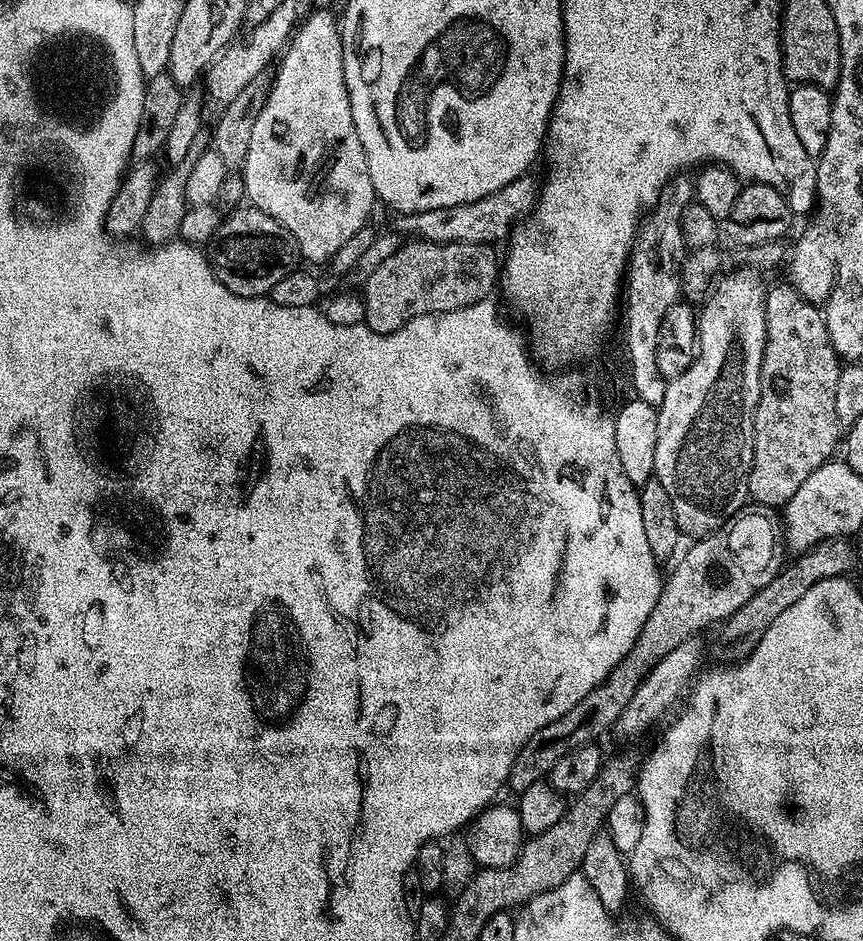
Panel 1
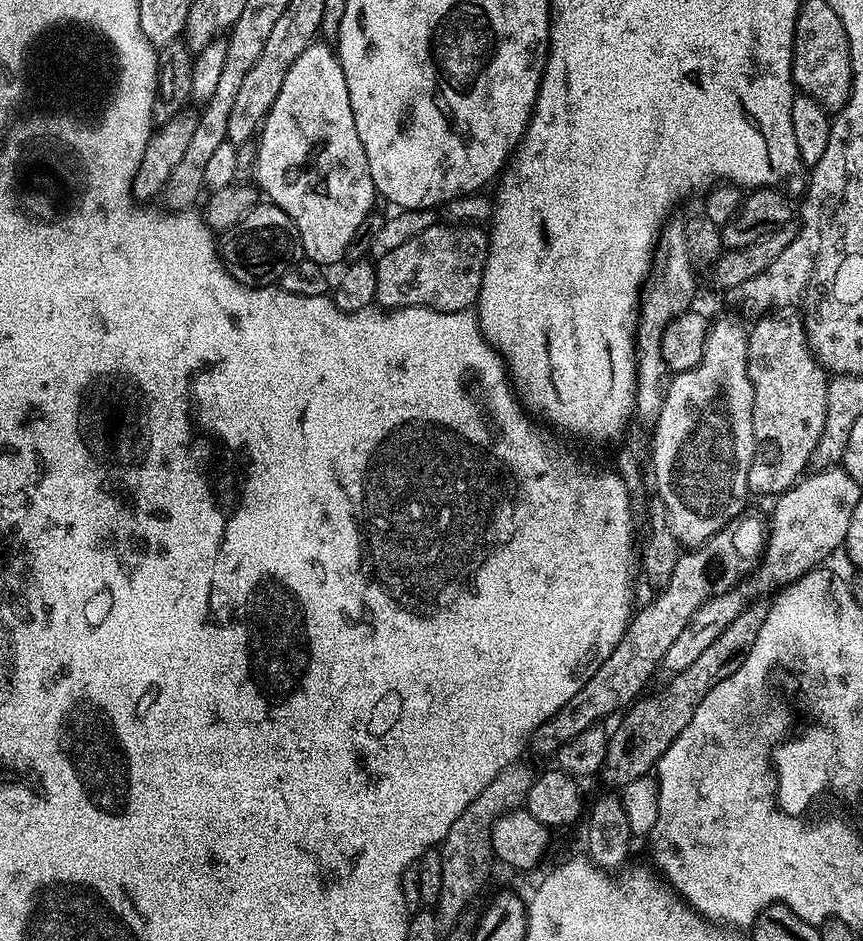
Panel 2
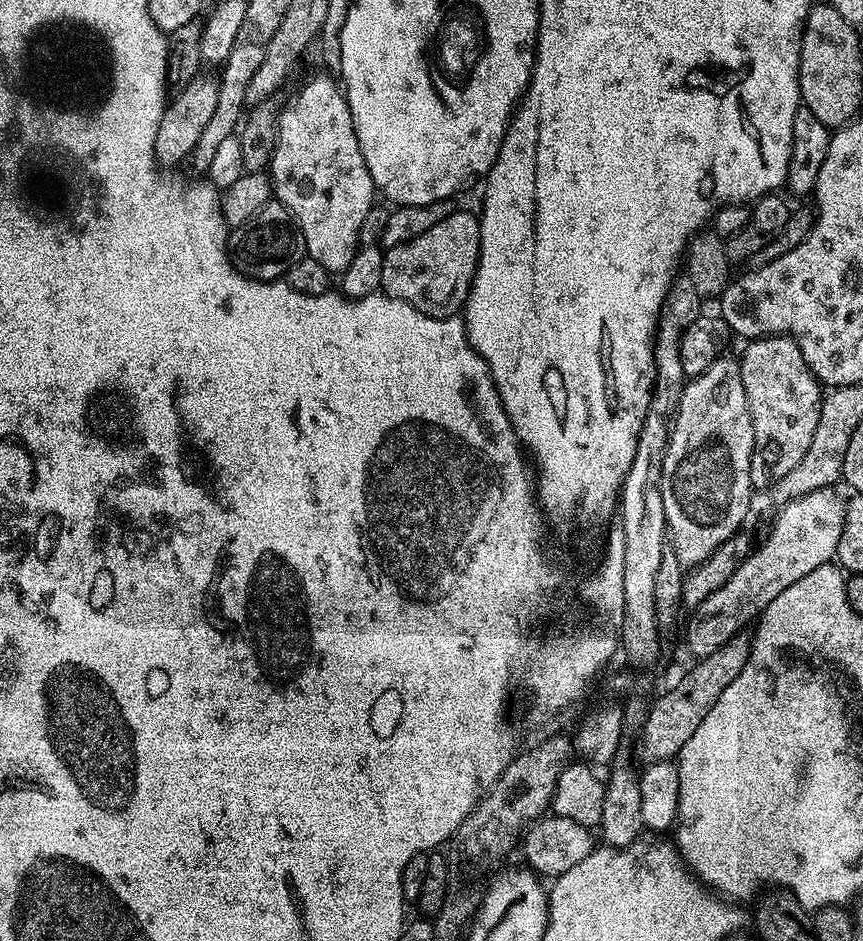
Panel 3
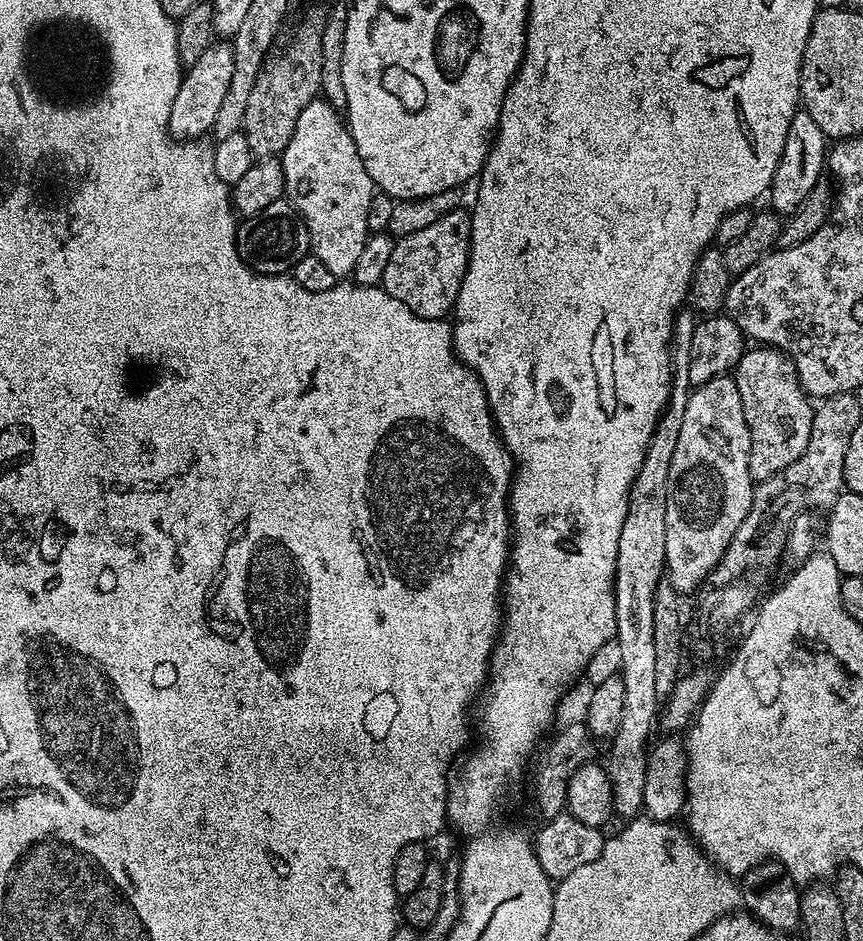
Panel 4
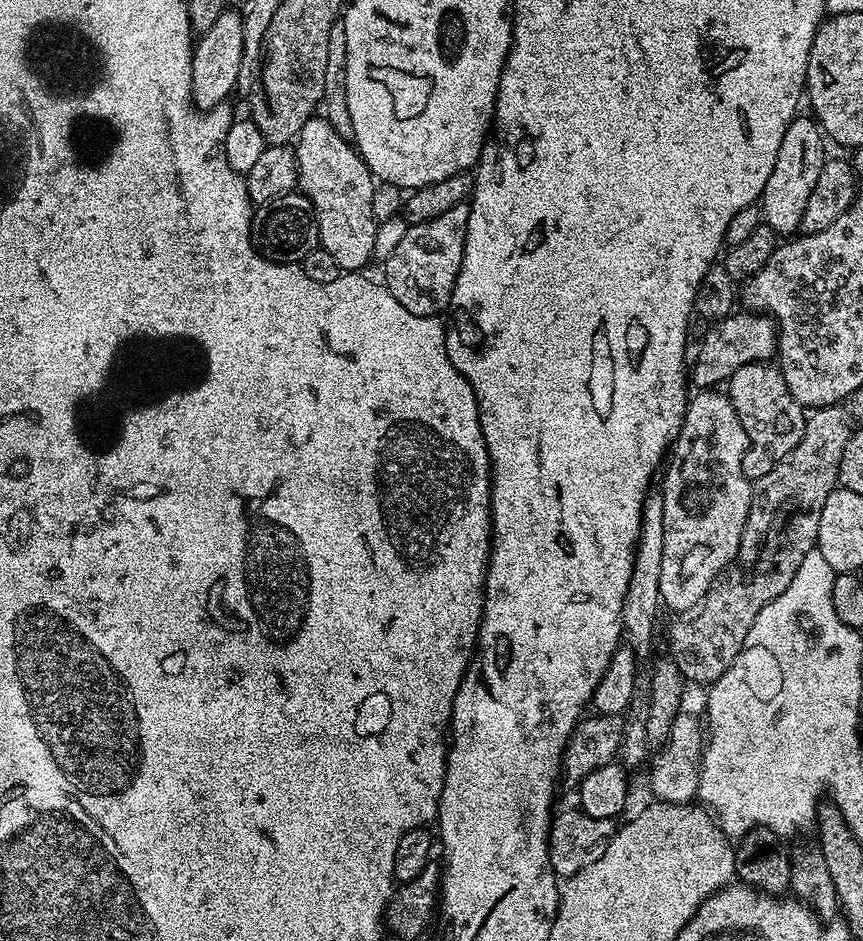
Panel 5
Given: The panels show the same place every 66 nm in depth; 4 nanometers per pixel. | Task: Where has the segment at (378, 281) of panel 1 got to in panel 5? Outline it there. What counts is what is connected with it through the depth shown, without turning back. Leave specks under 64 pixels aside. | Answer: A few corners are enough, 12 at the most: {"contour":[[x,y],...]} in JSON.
{"contour":[[470,207],[409,226],[383,261],[410,314],[451,305]]}

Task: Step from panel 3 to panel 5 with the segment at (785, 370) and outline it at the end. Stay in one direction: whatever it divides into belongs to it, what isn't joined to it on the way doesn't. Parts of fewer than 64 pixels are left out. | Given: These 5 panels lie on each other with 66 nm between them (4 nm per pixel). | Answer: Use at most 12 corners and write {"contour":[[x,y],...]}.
{"contour":[[772,362],[726,381],[755,482],[798,446],[806,409]]}

